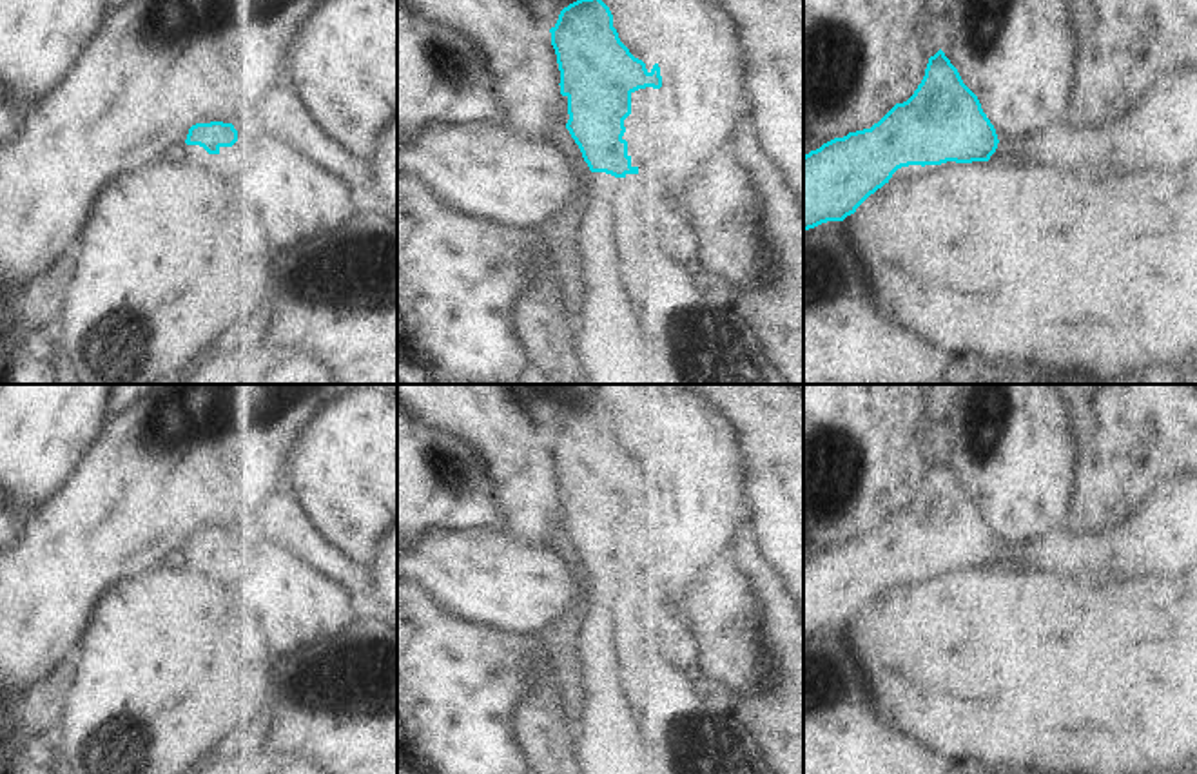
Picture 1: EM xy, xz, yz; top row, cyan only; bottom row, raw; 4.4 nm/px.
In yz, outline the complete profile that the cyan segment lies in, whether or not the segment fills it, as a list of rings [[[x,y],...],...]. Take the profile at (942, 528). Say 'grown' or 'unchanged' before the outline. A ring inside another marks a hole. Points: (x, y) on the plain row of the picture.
grown | [[[939,455],[929,464],[925,482],[907,508],[896,509],[871,535],[834,544],[803,562],[803,638],[827,627],[843,627],[901,573],[988,567],[996,556],[1027,566],[1028,571],[1081,580],[1085,585],[1168,582],[1192,573],[1197,567],[1197,473],[1163,477],[1141,506],[1115,526],[1072,533],[1063,524],[1045,531],[1037,540],[999,547],[978,502]]]

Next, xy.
grown | [[[210,527],[196,529],[189,535],[185,556],[192,569],[214,576],[219,569],[219,555],[232,553],[238,547],[238,537],[232,529]]]

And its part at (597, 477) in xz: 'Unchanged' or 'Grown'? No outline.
Grown

